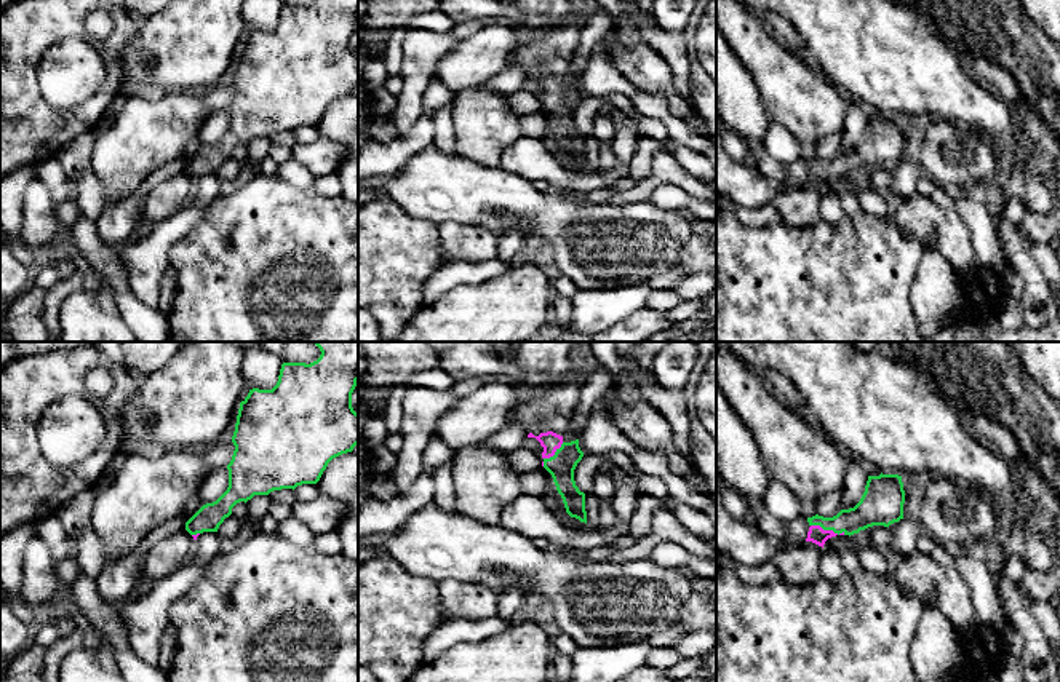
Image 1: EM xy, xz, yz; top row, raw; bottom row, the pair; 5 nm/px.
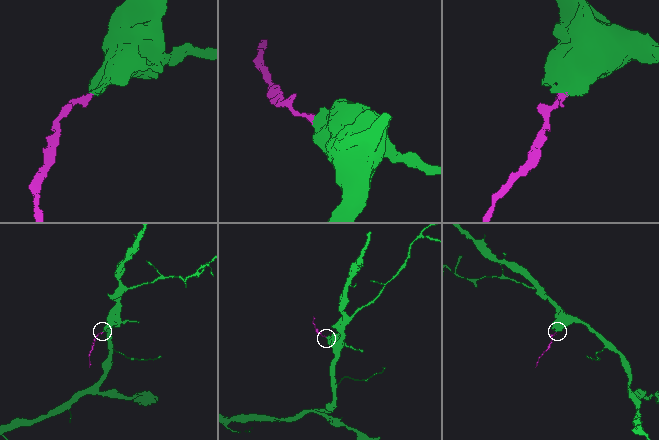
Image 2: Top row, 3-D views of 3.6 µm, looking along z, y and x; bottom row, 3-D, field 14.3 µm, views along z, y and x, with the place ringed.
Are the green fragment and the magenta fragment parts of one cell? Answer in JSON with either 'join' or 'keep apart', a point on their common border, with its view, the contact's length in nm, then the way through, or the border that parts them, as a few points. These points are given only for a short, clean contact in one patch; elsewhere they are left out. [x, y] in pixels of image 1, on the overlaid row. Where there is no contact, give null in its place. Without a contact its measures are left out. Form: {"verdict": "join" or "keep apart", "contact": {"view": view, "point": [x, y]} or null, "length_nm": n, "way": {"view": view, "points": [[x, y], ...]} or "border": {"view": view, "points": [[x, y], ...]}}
{"verdict": "join", "contact": {"view": "yz", "point": [828, 529]}, "length_nm": 180, "way": {"view": "yz", "points": [[873, 508], [852, 521], [828, 529], [816, 534]]}}

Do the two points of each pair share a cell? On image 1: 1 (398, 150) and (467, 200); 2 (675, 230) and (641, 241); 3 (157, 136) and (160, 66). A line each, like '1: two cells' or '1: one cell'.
1: two cells
2: one cell
3: two cells

